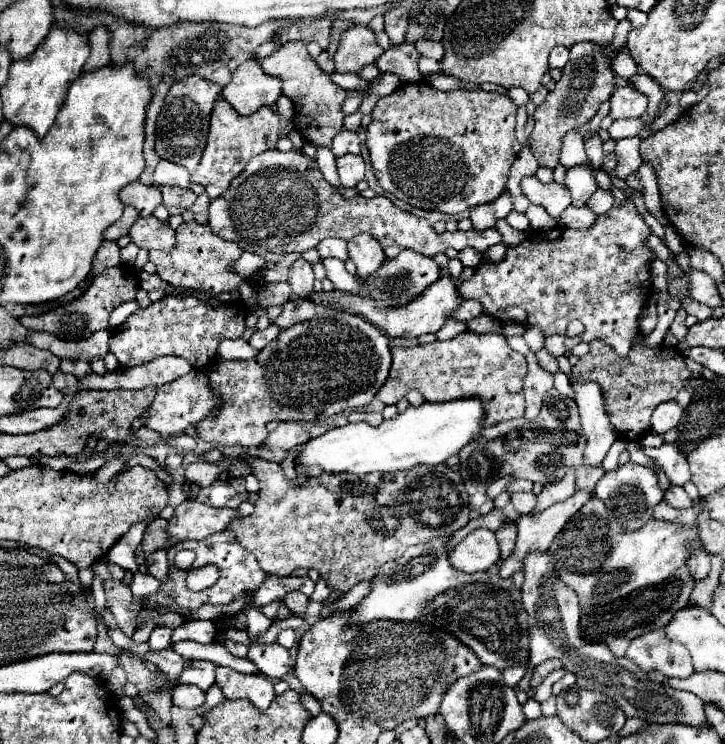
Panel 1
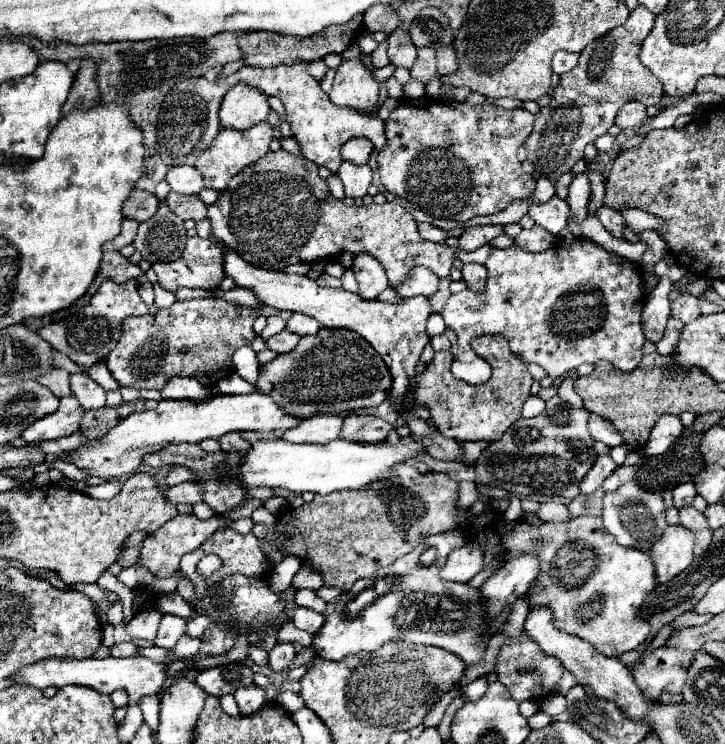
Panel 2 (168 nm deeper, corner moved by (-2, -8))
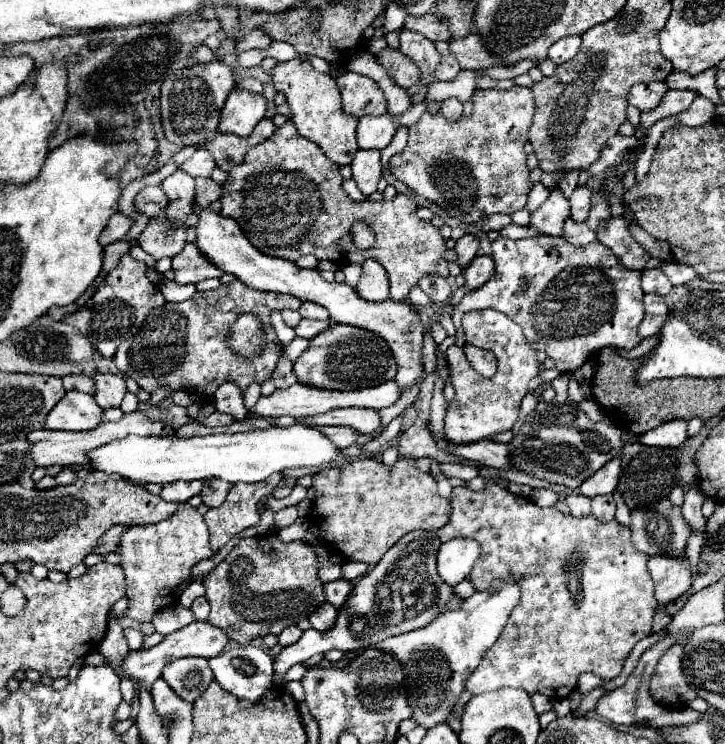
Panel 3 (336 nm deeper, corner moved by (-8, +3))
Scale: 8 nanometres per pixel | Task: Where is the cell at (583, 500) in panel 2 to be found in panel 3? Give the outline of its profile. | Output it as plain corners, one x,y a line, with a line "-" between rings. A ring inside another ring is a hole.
612,494
592,498
592,516
596,520
610,522
610,520
614,520
614,512
616,512
616,502
614,502

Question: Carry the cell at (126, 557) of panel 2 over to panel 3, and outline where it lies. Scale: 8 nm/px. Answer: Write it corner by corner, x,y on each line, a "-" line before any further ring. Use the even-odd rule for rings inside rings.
112,526
112,528
104,534
104,538
98,540
98,544
92,548
92,552
94,552
94,554
108,554
108,552
114,552
124,530
126,530
126,526

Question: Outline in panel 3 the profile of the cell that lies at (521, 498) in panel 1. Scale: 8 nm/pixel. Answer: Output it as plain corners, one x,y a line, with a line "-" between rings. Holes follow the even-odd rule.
570,494
570,496
566,496
566,504
570,506
570,514
572,514
572,516
576,516
576,518
588,516
588,514
592,512
590,498
580,496
580,494

